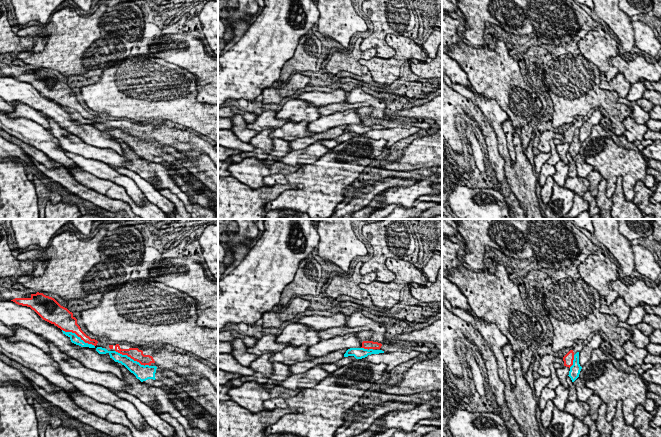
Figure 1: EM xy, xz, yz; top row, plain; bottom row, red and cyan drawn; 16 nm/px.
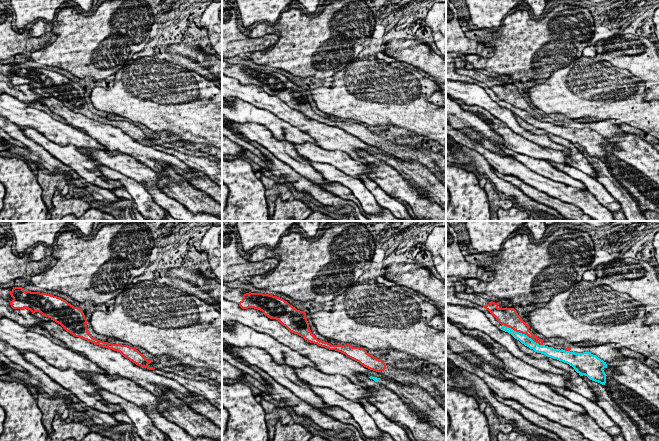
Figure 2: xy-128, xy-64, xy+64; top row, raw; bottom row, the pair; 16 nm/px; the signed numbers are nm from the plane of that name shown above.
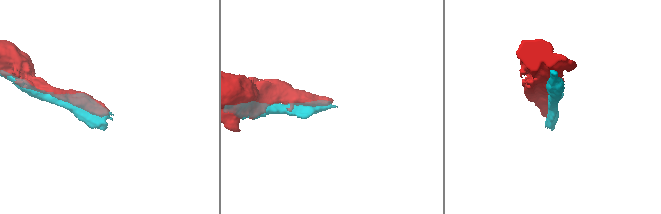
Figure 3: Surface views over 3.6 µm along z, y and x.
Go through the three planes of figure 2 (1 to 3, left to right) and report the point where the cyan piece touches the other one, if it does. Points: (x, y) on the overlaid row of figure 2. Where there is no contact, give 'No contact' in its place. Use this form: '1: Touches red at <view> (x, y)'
1: No contact
2: No contact
3: Touches red at xy+64 (522, 333)

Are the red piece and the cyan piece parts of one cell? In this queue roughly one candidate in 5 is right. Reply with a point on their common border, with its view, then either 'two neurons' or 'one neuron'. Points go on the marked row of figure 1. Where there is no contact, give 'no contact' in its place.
contact xy (132, 358); two neurons

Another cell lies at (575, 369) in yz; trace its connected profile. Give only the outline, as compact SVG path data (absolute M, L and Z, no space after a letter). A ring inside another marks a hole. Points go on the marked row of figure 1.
M579 352L574 355L573 365L570 367L569 377L574 382L580 374L582 367L579 364Z

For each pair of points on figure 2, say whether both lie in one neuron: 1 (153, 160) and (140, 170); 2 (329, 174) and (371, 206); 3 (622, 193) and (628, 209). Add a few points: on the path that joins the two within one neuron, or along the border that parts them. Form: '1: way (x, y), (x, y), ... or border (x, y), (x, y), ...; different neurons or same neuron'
1: border (126, 154), (146, 164), (157, 173); different neurons
2: way (340, 177), (350, 182), (363, 195); same neuron
3: way (623, 197), (628, 205); same neuron

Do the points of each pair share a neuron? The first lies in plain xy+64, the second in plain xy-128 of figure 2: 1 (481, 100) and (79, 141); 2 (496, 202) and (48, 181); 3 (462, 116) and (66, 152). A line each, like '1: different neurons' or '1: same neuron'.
1: different neurons
2: same neuron
3: same neuron

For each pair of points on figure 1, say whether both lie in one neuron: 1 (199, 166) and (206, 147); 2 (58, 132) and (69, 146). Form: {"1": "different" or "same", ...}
{"1": "different", "2": "same"}

